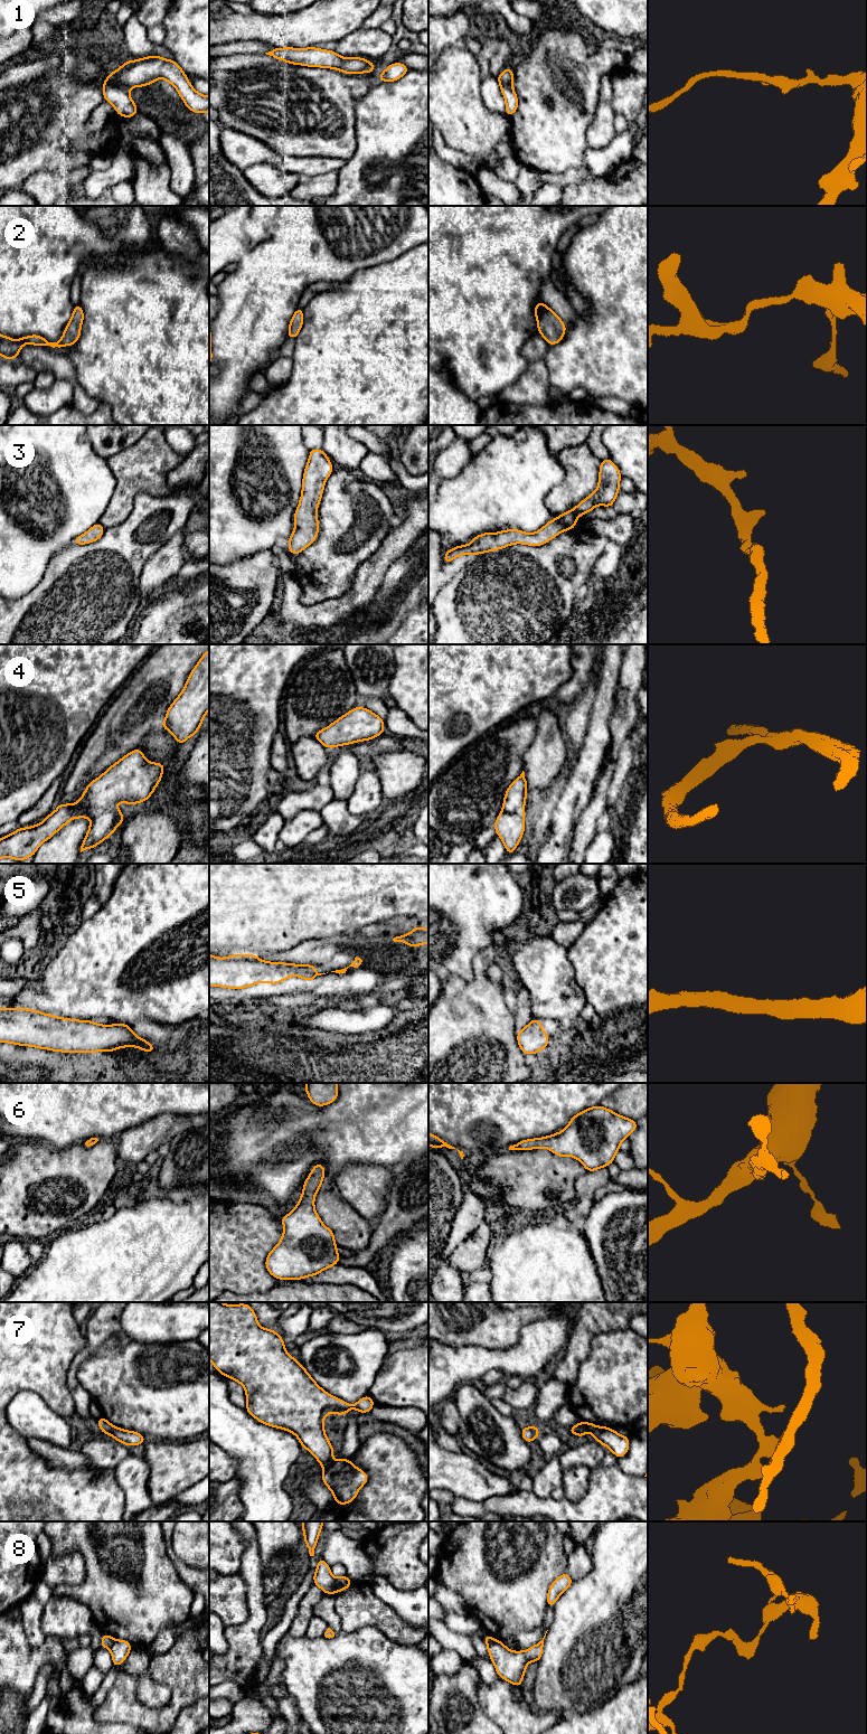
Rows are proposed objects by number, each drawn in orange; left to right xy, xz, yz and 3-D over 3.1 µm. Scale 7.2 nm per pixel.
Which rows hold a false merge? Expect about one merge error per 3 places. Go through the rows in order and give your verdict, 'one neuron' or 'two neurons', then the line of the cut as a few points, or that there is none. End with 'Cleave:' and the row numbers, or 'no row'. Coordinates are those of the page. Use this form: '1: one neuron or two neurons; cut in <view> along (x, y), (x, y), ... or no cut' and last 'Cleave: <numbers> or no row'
1: one neuron; no cut
2: one neuron; no cut
3: one neuron; no cut
4: one neuron; no cut
5: one neuron; no cut
6: one neuron; no cut
7: two neurons; cut in xy along (114, 1426), (107, 1433)
8: two neurons; cut in xz along (336, 1579), (331, 1593)
Cleave: 7, 8

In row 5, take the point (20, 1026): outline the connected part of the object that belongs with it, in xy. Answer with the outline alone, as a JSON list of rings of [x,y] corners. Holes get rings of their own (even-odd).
[[[0,1008],[0,1043],[65,1053],[107,1053],[129,1046],[156,1052],[152,1044],[138,1037],[126,1024],[98,1025],[27,1008]]]

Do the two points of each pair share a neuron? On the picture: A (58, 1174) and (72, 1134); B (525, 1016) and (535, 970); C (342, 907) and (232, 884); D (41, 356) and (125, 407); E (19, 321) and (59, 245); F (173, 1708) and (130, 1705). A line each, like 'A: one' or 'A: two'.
A: two
B: two
C: one
D: two
E: one
F: one

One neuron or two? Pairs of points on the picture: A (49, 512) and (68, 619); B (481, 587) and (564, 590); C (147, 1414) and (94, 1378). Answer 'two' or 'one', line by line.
A: two
B: one
C: one

